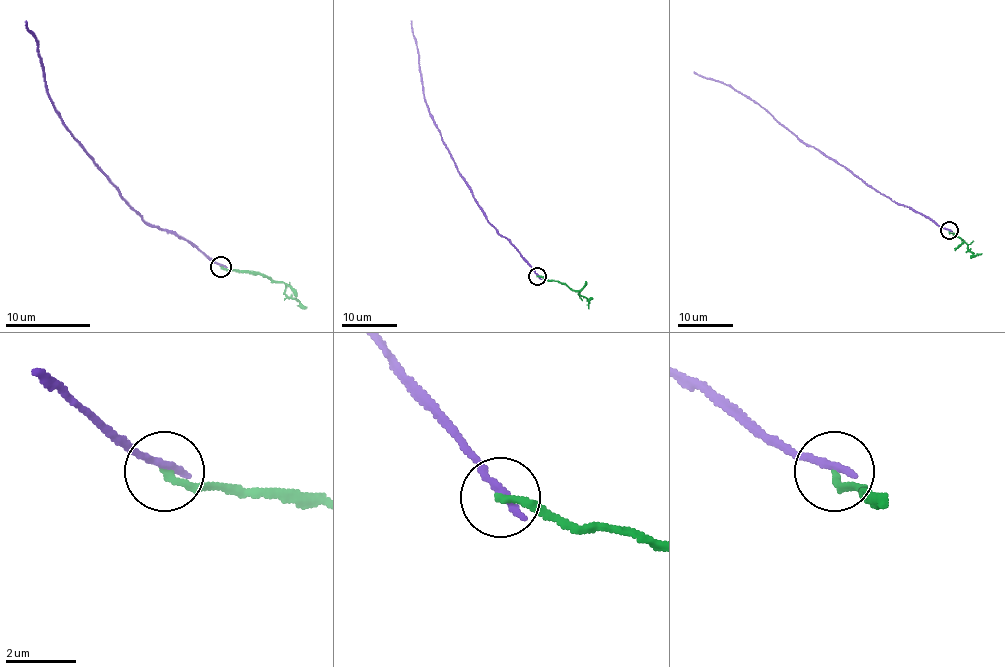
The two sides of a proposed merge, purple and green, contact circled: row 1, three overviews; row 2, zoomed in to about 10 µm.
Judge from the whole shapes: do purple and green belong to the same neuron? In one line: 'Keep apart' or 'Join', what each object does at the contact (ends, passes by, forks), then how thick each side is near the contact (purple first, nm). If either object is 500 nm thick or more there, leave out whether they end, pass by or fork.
Keep apart. At the ring purple ends. At the ring green ends. Thickness 260 nm (purple) against 200 nm

